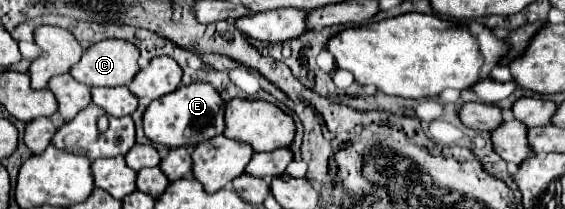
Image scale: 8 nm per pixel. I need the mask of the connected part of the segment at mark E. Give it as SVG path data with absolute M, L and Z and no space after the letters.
M208 83L178 87L176 91L152 101L144 111L144 131L154 143L168 147L194 147L198 141L210 139L224 131L224 101Z

